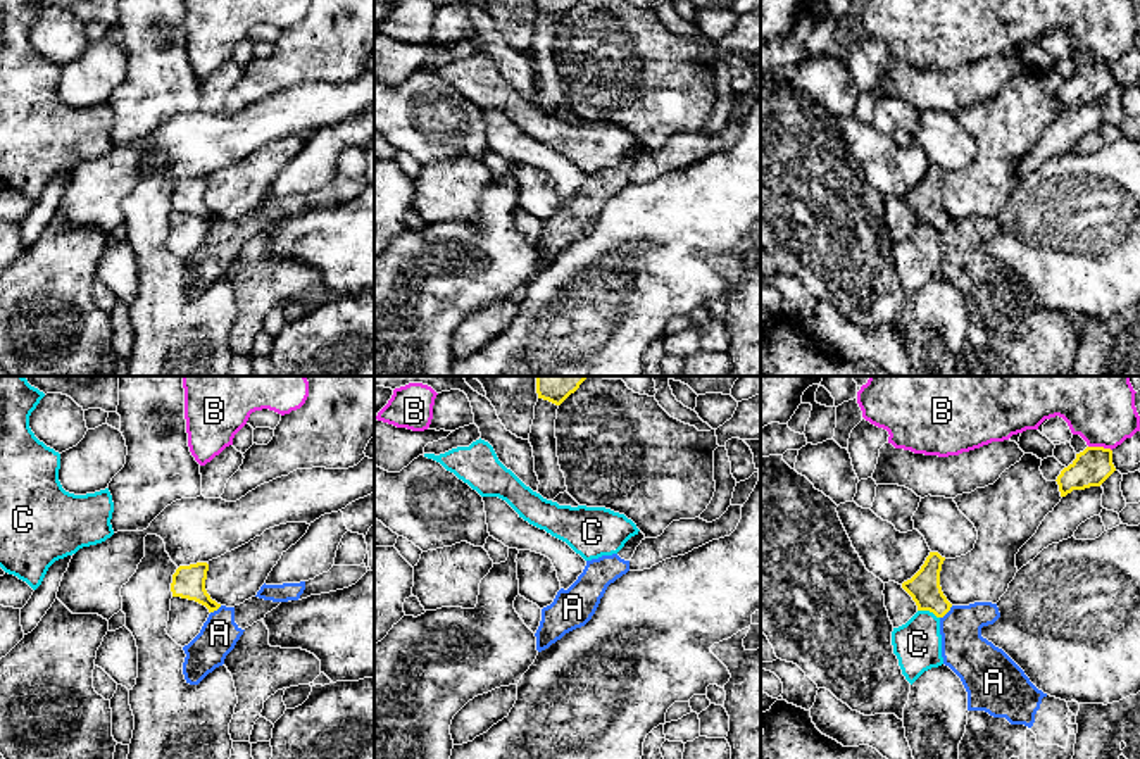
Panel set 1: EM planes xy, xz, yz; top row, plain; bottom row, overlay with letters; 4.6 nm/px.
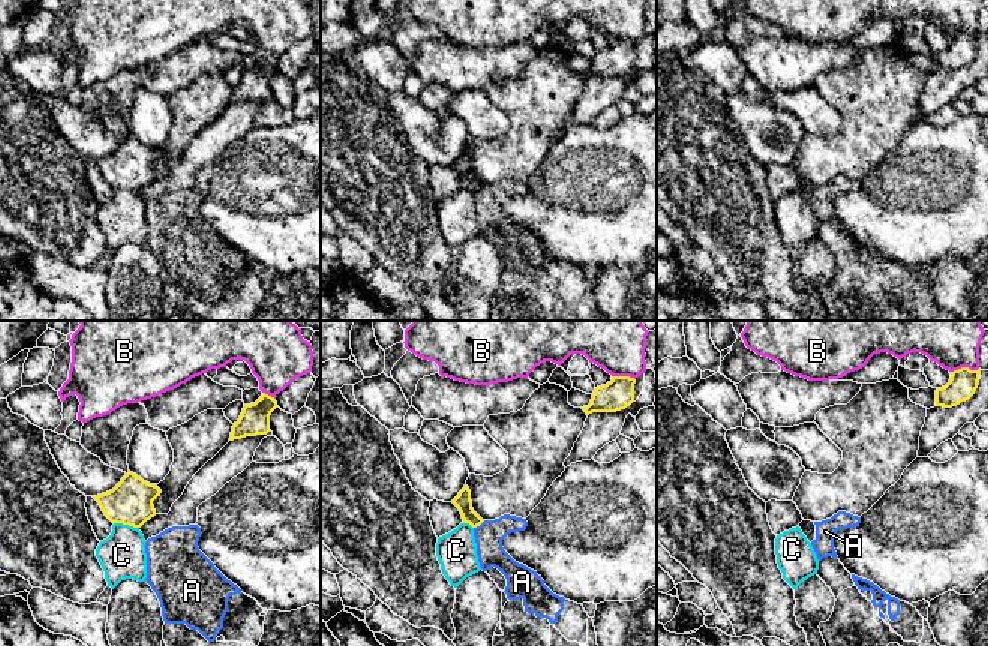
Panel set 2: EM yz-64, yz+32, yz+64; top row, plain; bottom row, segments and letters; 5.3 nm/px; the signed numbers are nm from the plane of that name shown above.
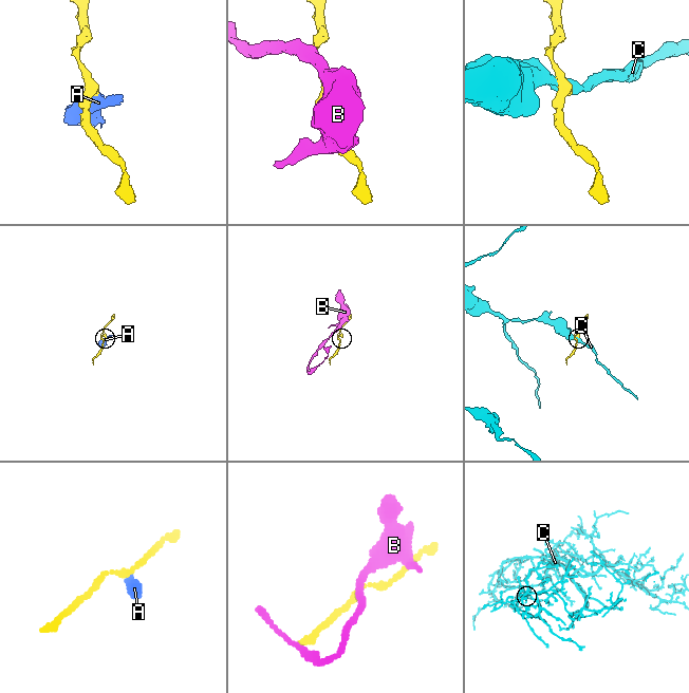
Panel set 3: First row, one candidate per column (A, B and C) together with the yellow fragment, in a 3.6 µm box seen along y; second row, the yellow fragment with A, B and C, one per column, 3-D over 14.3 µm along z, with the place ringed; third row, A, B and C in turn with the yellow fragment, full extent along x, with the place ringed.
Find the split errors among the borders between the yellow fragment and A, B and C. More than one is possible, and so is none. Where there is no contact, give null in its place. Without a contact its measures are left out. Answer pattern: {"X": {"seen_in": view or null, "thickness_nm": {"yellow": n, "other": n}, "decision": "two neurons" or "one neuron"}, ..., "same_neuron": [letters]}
{"A": {"seen_in": "yz", "thickness_nm": {"yellow": 150, "other": 220}, "decision": "two neurons"}, "B": {"seen_in": "yz", "thickness_nm": {"yellow": 170, "other": 280}, "decision": "two neurons"}, "C": {"seen_in": "yz", "thickness_nm": {"yellow": 150, "other": 220}, "decision": "two neurons"}, "same_neuron": []}

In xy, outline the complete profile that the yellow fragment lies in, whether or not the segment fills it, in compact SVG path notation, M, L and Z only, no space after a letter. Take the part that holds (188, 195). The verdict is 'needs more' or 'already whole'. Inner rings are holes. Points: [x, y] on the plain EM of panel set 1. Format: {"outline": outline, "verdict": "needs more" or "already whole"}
{"outline": "M197 176L190 179L179 179L172 188L171 205L172 210L181 210L188 214L195 214L214 226L221 221L205 204L209 178Z", "verdict": "already whole"}

